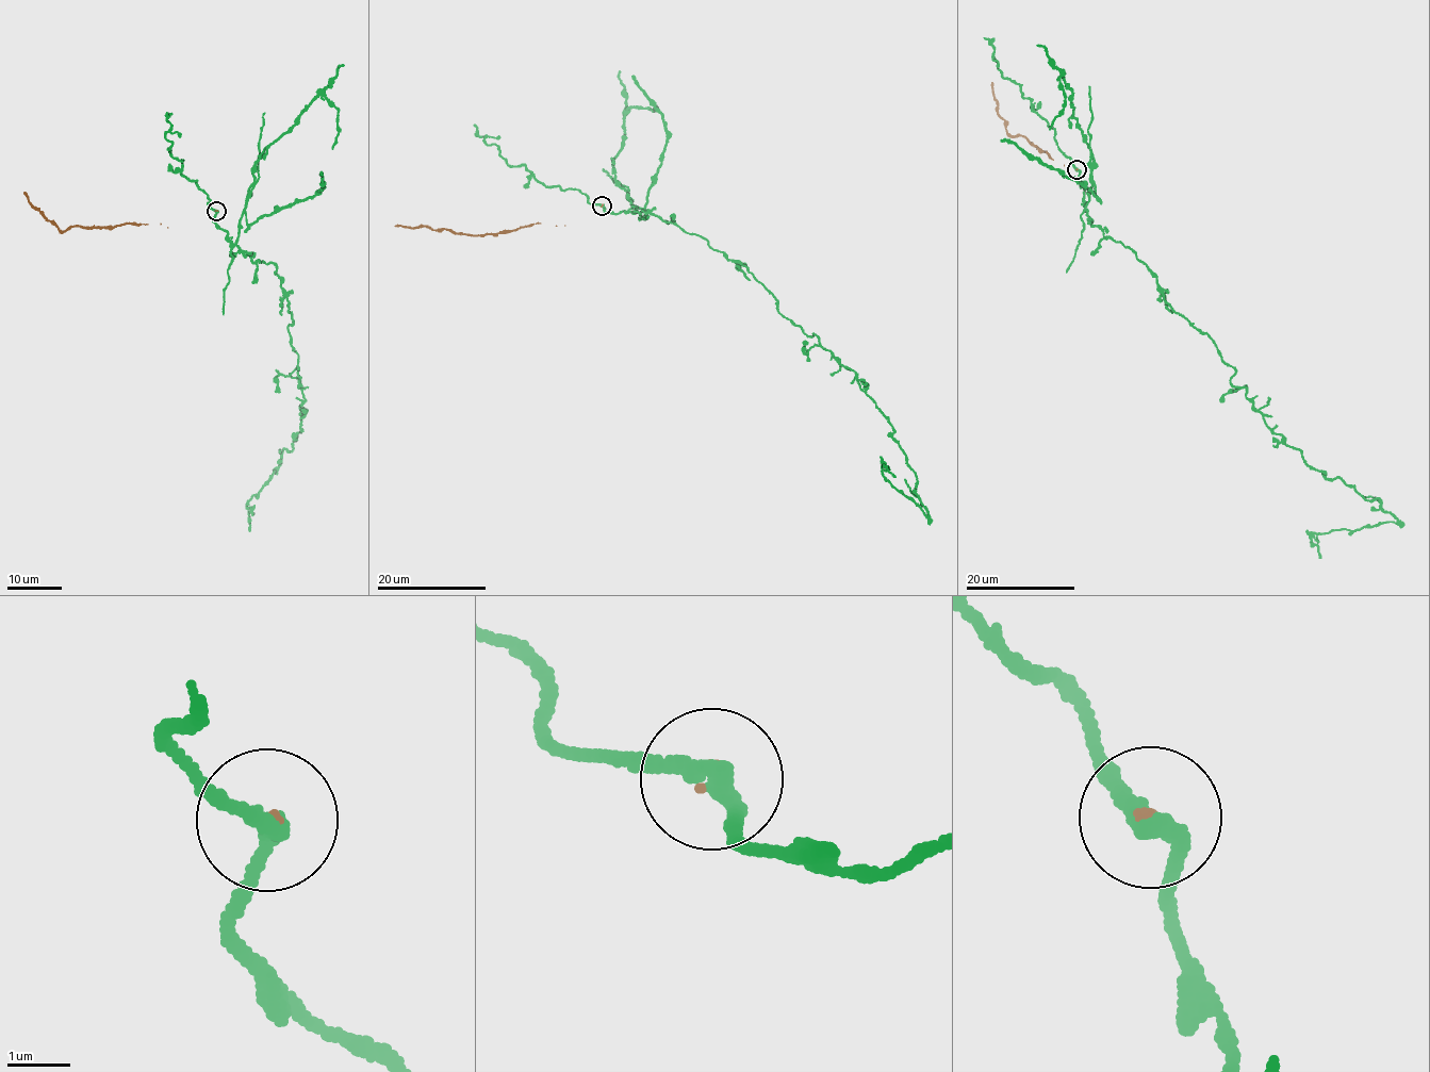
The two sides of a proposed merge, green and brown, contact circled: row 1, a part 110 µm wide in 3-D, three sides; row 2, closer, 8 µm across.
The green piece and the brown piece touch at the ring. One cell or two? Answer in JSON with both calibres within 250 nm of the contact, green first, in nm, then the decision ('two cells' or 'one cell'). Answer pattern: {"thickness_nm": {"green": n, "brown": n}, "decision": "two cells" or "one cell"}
{"thickness_nm": {"green": 280, "brown": 50}, "decision": "two cells"}

